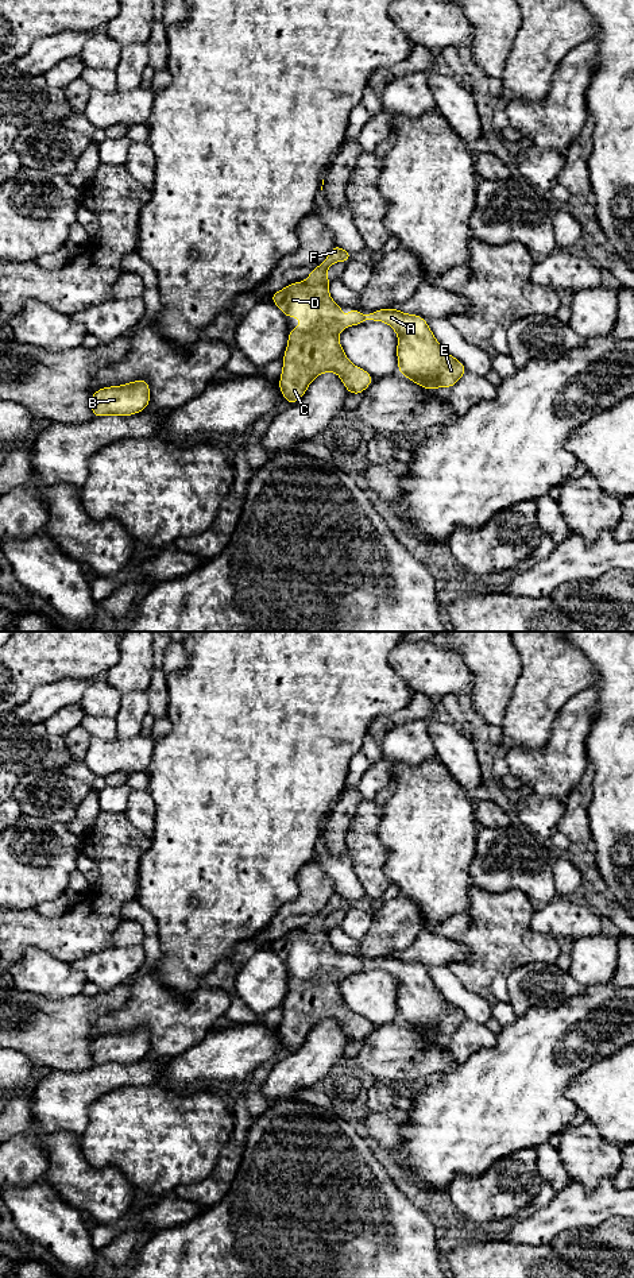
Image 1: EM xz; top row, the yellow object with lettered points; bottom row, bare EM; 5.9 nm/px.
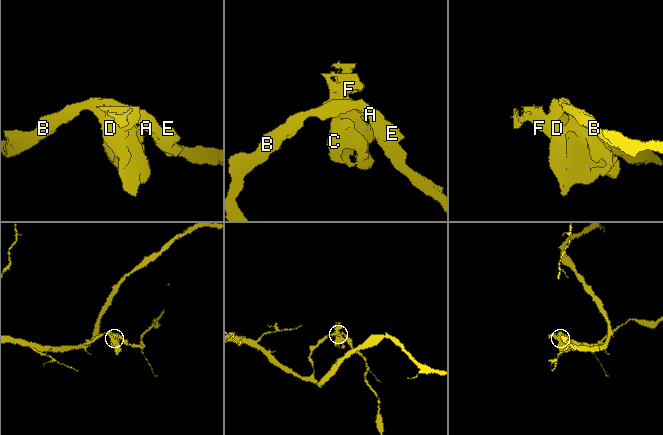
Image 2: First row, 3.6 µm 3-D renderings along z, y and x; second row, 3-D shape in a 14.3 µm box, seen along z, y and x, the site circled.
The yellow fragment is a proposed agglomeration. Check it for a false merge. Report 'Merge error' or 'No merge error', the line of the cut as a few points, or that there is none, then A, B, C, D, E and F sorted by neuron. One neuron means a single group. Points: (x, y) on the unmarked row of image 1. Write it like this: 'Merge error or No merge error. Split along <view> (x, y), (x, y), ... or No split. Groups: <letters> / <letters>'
Merge error. Split along xz (364, 964), (367, 966). Groups: A B E / C D F

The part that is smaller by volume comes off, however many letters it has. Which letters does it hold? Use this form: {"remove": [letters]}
{"remove": ["C", "D", "F"]}

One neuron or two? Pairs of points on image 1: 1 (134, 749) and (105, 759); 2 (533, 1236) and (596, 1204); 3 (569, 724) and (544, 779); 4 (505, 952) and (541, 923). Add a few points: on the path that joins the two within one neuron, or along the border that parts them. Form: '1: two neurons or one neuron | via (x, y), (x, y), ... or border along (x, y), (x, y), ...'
1: one neuron | via (127, 755), (112, 756)
2: one neuron | via (549, 1220), (564, 1212), (580, 1209)
3: one neuron | via (568, 737), (564, 757), (557, 765)
4: two neurons | border along (536, 906), (530, 926), (556, 937)

